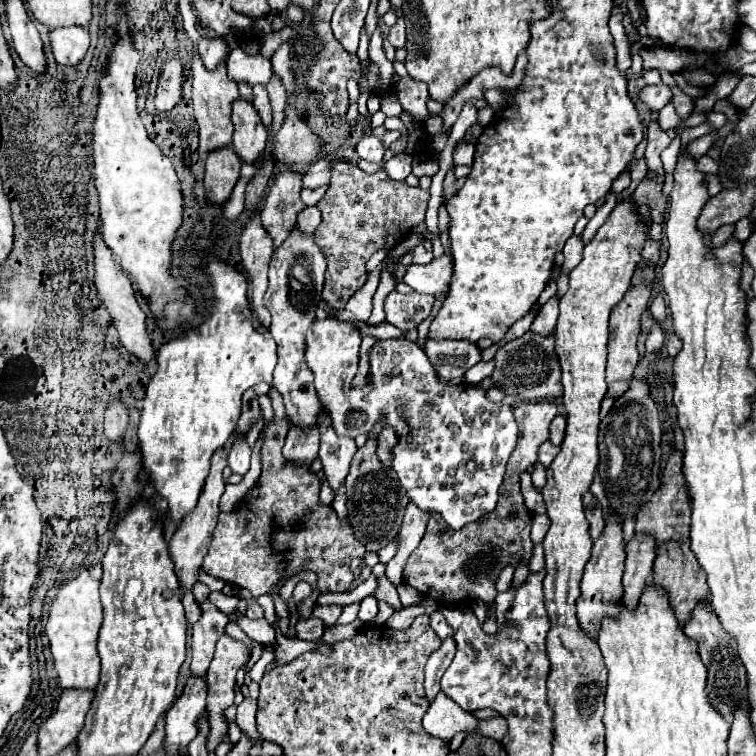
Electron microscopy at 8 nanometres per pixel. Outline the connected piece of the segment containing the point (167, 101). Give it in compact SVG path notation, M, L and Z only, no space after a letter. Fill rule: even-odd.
M170 58L160 74L158 90L156 90L156 108L168 110L182 102L182 86L184 86L184 68L178 58Z

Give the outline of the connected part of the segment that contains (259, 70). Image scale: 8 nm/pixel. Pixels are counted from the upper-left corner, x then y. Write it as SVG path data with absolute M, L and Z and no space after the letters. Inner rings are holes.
M234 50L228 58L228 74L232 80L248 82L250 86L254 84L268 84L272 76L272 64L270 60L262 56L246 56L242 50Z

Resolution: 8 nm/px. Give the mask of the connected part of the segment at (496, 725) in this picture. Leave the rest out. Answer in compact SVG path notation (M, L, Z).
M494 716L494 718L488 718L488 720L482 720L472 732L480 734L480 736L486 736L486 738L494 738L494 740L500 740L504 738L504 734L508 732L508 724L504 718L500 716Z

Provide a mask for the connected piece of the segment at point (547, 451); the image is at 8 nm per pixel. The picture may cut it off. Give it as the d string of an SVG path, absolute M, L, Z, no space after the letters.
M546 440L546 442L540 446L540 450L538 450L538 462L548 468L548 466L552 464L552 460L556 458L558 452L560 452L560 446L554 446L550 440Z

